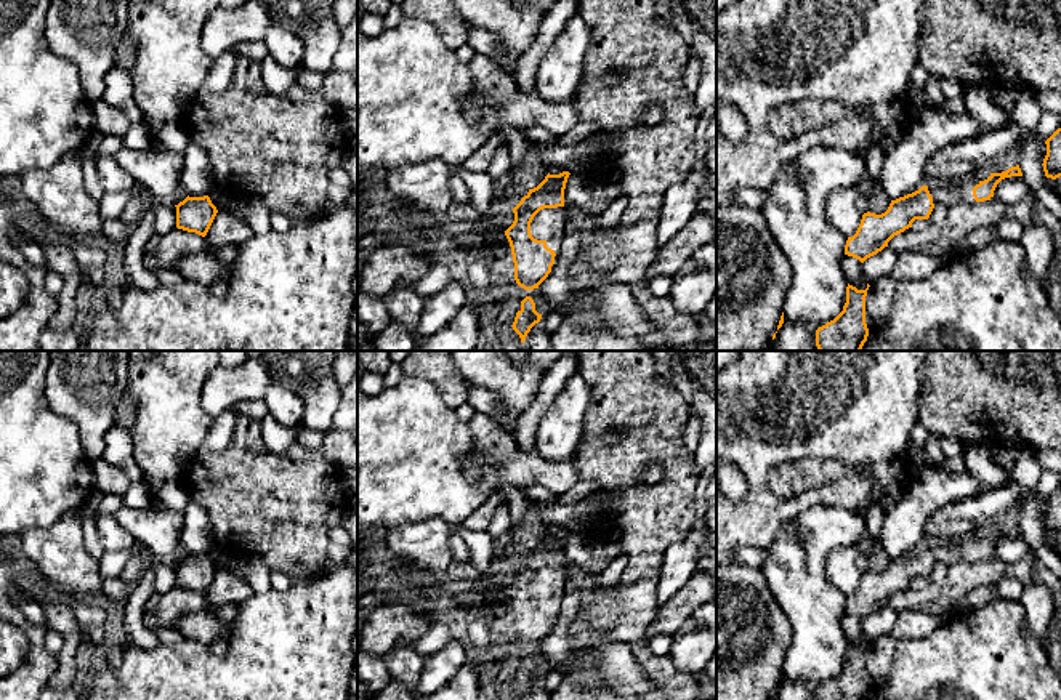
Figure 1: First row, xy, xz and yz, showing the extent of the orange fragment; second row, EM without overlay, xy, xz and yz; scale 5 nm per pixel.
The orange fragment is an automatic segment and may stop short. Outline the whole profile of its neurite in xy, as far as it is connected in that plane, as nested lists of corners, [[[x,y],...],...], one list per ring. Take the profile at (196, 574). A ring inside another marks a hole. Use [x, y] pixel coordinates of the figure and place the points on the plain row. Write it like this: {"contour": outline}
{"contour": [[[208,554],[204,556],[186,556],[176,565],[176,586],[196,591],[202,596],[207,594],[218,569],[212,562]]]}

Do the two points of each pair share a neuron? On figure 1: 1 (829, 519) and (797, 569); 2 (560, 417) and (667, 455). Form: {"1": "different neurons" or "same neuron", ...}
{"1": "same neuron", "2": "different neurons"}

